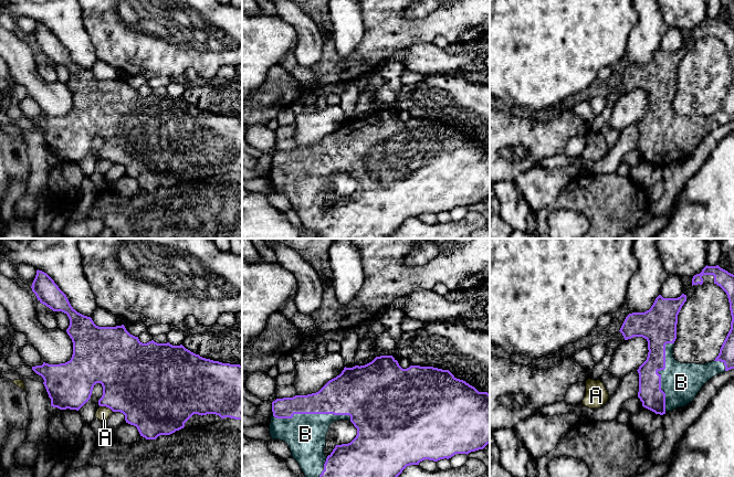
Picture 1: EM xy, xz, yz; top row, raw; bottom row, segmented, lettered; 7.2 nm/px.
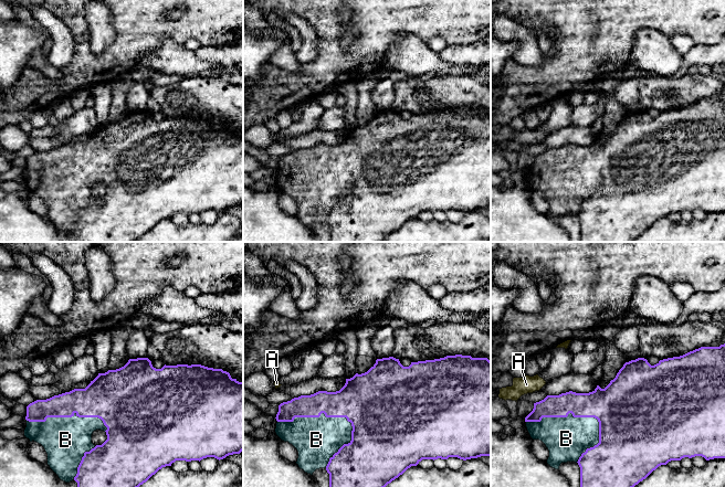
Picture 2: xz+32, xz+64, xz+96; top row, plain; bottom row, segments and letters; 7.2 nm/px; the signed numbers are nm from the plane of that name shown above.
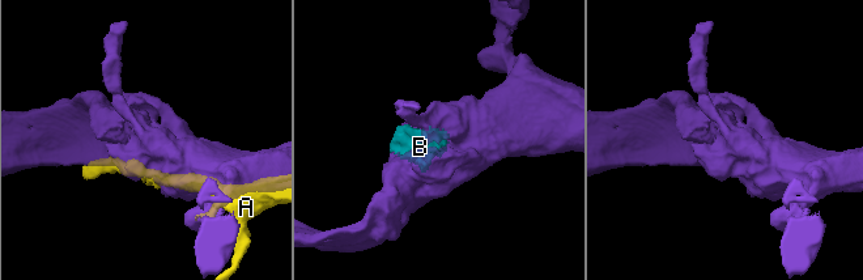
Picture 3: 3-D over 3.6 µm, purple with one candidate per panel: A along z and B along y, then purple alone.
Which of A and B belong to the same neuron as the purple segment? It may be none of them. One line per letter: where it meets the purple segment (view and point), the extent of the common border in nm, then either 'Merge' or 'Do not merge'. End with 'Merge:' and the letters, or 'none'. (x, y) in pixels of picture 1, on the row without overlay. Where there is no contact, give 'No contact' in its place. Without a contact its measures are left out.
A: Touches purple at xy (106, 159). Shared border 110 nm. Do not merge
B: Touches purple at xz (311, 166). Shared border 600 nm. Merge
Merge: B

